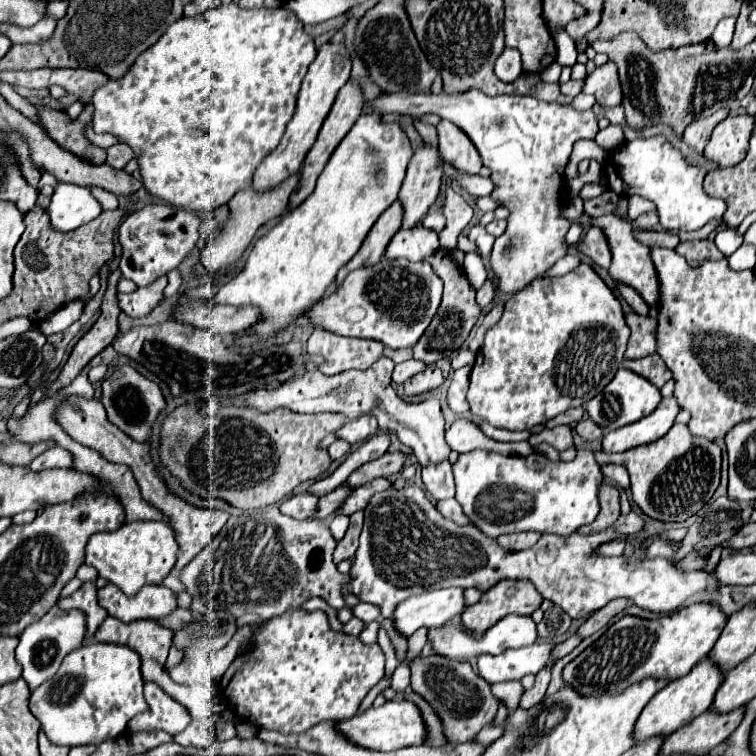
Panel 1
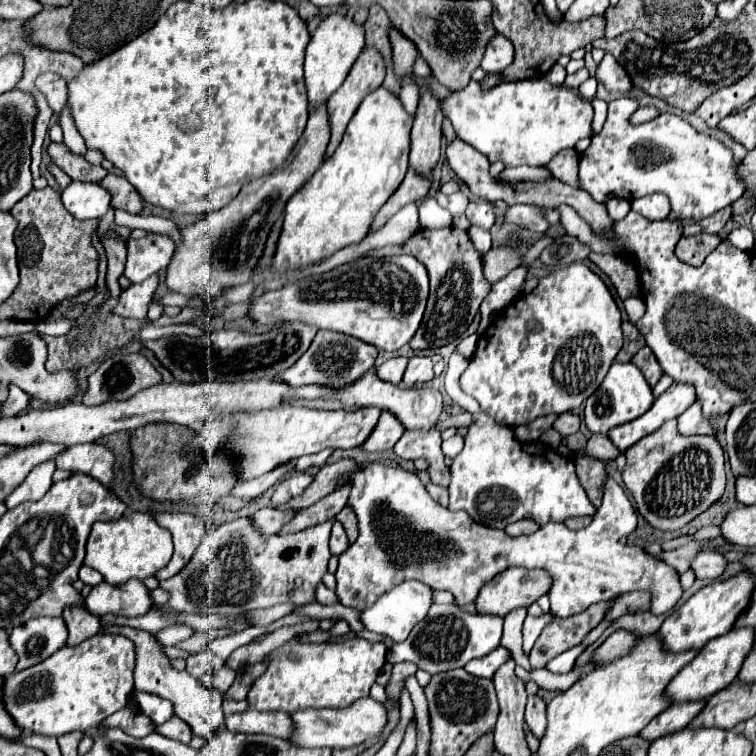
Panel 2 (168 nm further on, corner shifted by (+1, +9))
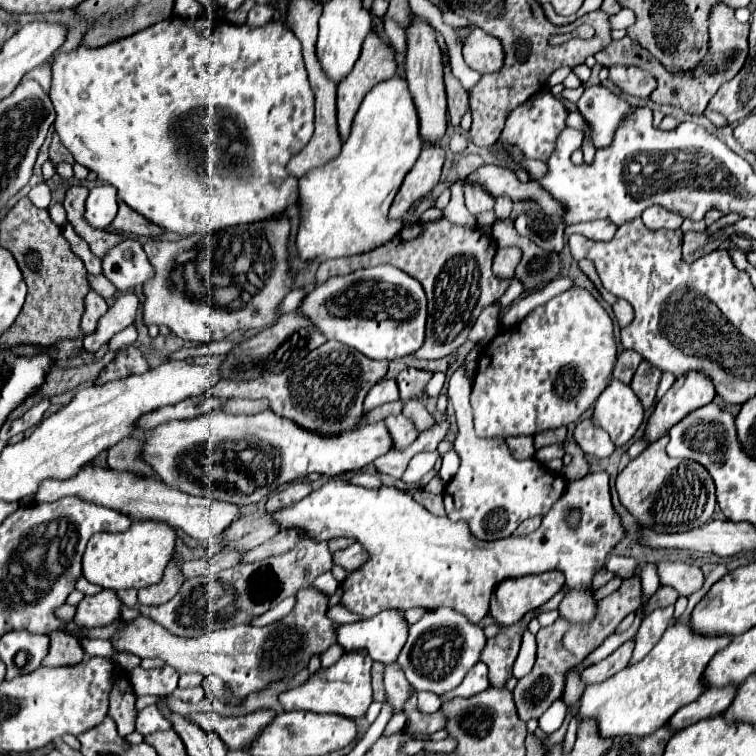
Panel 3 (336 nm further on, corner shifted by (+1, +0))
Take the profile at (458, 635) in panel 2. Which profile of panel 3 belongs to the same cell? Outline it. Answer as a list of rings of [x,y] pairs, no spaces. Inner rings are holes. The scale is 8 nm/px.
[[[435,609],[427,611],[411,629],[409,639],[403,647],[403,653],[399,655],[399,665],[405,671],[407,681],[411,687],[419,691],[431,691],[437,695],[443,695],[451,689],[455,689],[467,671],[479,661],[479,653],[485,645],[485,635],[479,625],[473,625],[465,615],[453,611],[453,609]]]

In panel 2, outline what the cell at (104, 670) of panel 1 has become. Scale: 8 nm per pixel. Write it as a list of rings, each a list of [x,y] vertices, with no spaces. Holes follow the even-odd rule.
[[[95,634],[91,638],[87,638],[83,644],[77,644],[77,646],[63,646],[59,648],[53,656],[49,656],[47,660],[43,660],[41,664],[35,664],[33,668],[27,668],[23,672],[13,672],[11,676],[7,676],[7,684],[5,684],[5,708],[11,712],[11,716],[15,718],[15,722],[25,730],[25,732],[39,732],[43,736],[63,736],[63,734],[69,734],[69,732],[75,732],[75,730],[81,730],[81,732],[91,732],[95,730],[107,716],[111,716],[113,712],[121,710],[127,706],[129,698],[131,698],[131,692],[133,692],[133,668],[135,668],[135,644],[129,640],[129,638],[123,638],[123,636],[115,636],[115,634]]]

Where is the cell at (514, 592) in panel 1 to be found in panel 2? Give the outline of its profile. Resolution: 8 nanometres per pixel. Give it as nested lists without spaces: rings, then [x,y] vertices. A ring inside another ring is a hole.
[[[507,568],[481,588],[475,608],[479,614],[505,616],[515,608],[531,606],[547,594],[549,588],[551,576],[543,570]]]

